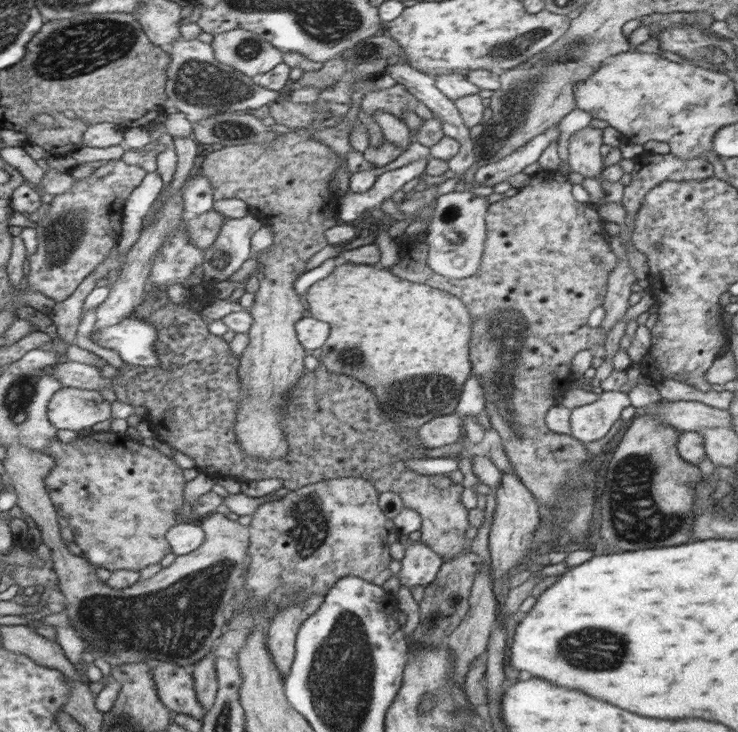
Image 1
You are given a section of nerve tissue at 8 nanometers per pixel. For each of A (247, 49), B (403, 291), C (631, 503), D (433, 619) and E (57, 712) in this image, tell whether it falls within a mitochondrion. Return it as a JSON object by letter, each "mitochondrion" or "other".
{"A":"mitochondrion","B":"other","C":"mitochondrion","D":"other","E":"other"}

